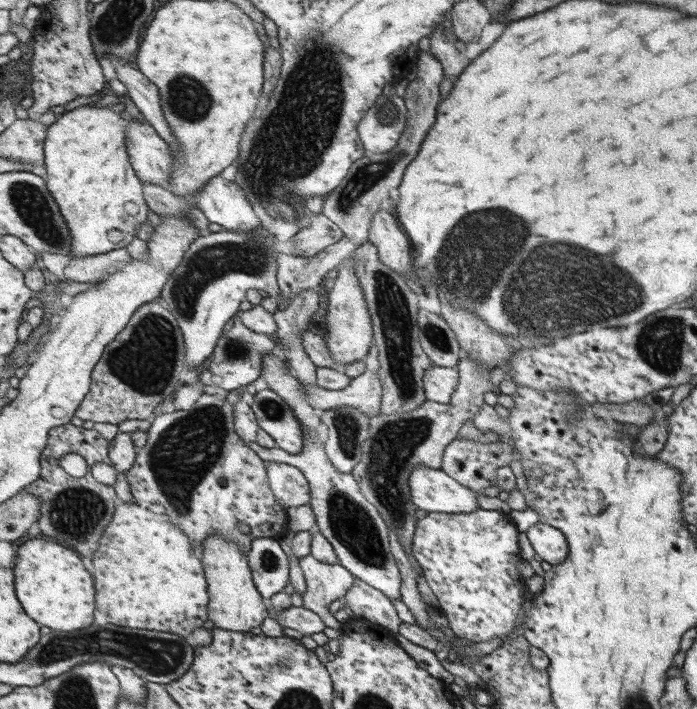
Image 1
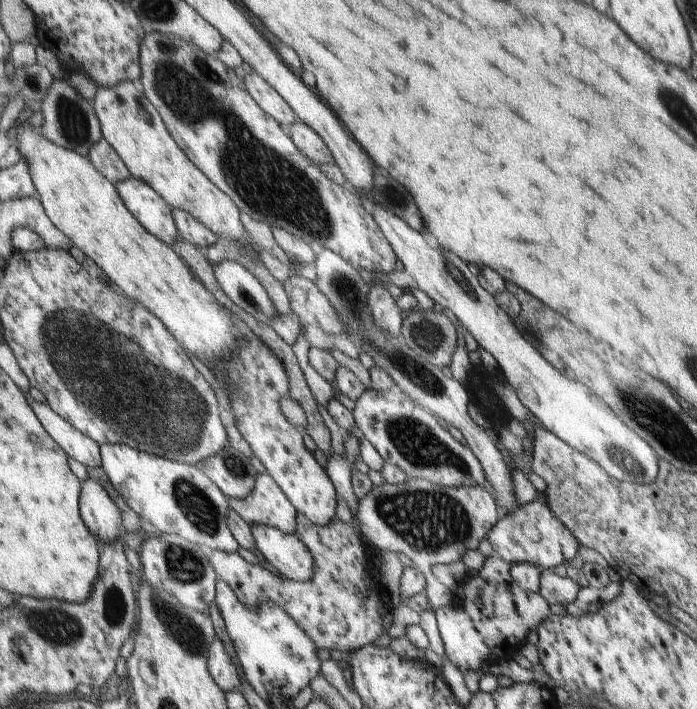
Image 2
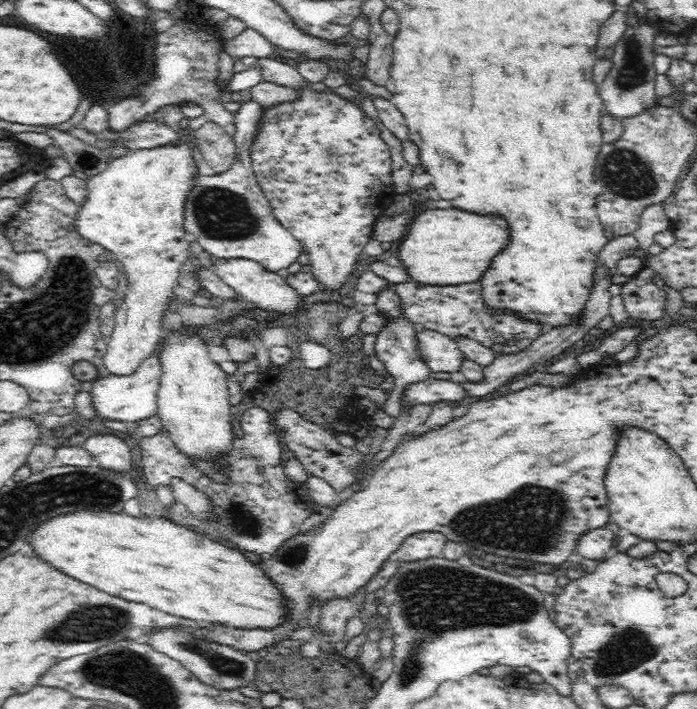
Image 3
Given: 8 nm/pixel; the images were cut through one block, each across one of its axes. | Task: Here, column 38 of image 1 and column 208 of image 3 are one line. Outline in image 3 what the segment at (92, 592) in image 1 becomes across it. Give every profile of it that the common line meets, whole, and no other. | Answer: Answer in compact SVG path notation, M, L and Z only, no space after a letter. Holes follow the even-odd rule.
M74 510L64 512L36 524L28 534L26 542L32 546L34 554L50 564L52 568L90 584L106 594L120 596L124 600L142 602L150 608L184 616L204 622L226 622L232 626L274 626L282 619L282 600L278 590L262 578L260 570L252 566L238 551L226 547L201 534L174 523L165 516L155 514L130 516L125 511L106 512L106 510Z

